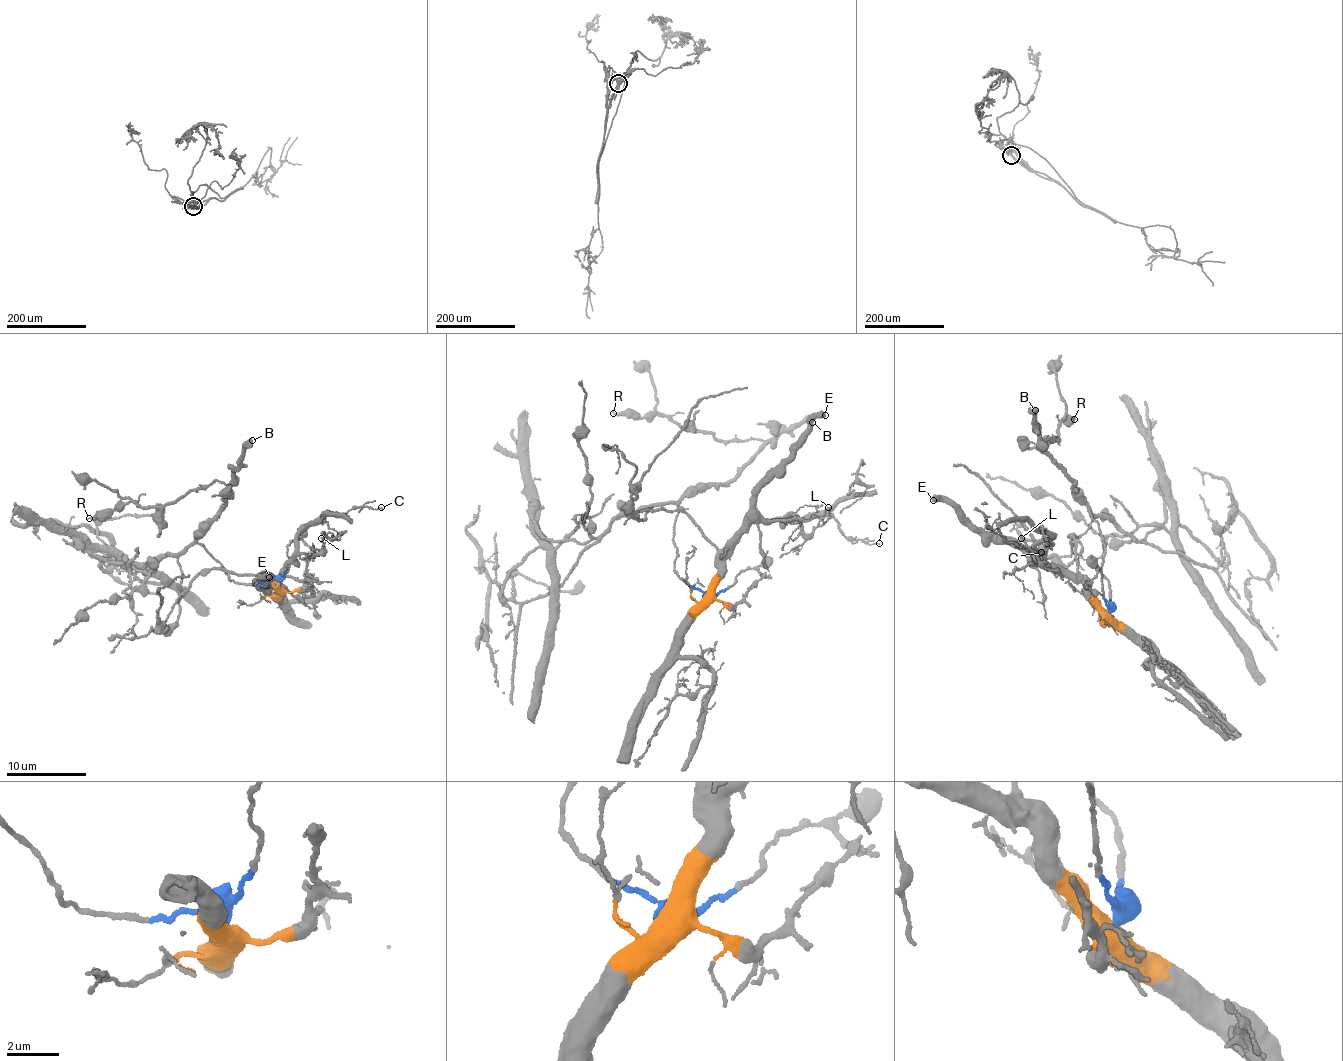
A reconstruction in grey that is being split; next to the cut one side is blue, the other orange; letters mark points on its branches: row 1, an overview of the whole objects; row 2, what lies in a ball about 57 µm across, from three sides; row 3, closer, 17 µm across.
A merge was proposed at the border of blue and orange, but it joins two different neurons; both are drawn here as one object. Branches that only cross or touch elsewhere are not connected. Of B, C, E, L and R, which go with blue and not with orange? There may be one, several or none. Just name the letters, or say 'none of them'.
B, R

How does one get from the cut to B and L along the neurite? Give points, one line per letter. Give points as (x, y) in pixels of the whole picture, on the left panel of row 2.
B: (279, 586), (245, 584), (229, 578), (197, 537), (202, 525), (215, 516), (223, 503), (241, 448), (252, 440)
L: (279, 587), (266, 582), (298, 555), (321, 551), (324, 545), (321, 538)

